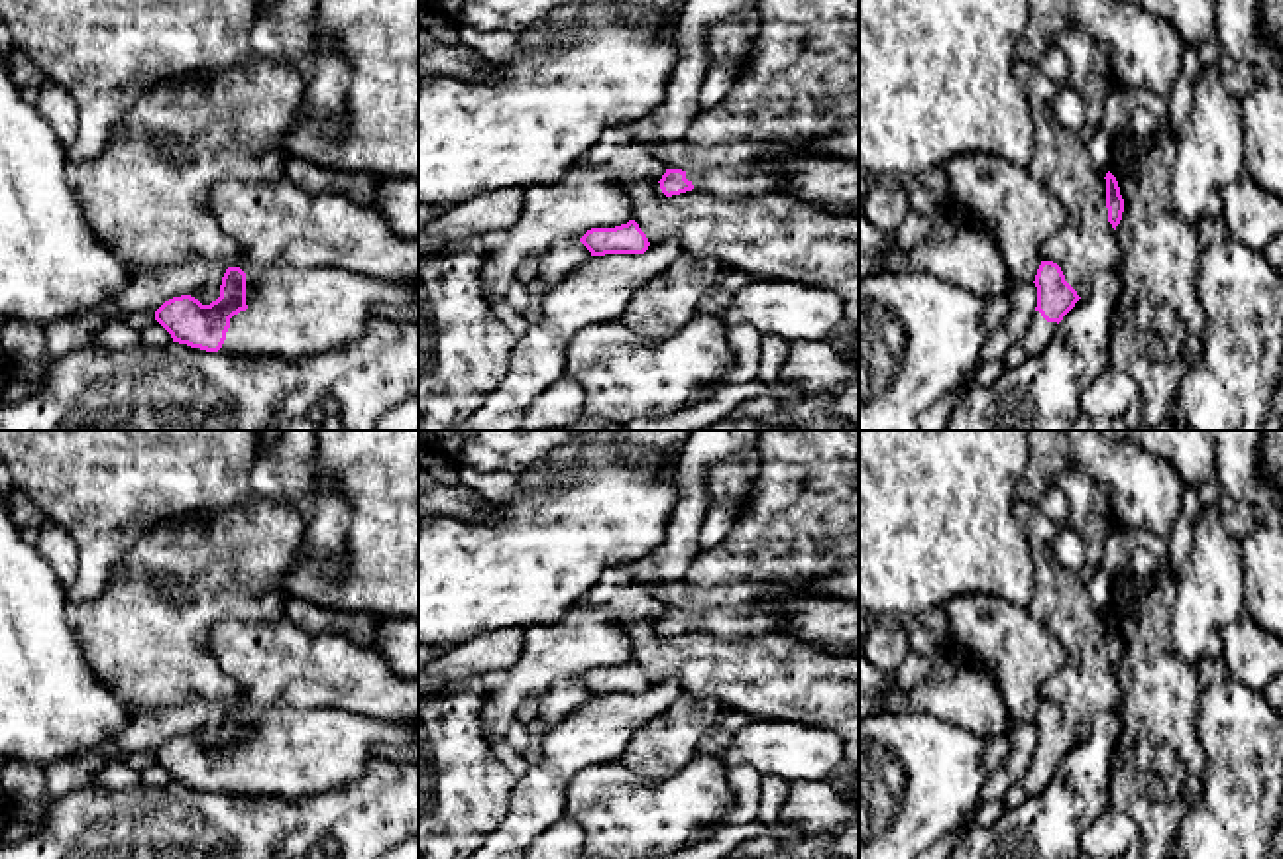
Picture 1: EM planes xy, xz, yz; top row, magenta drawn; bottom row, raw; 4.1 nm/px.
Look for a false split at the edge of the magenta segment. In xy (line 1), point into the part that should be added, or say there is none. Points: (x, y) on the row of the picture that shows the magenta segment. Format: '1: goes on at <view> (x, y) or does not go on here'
1: goes on at xy (289, 311)

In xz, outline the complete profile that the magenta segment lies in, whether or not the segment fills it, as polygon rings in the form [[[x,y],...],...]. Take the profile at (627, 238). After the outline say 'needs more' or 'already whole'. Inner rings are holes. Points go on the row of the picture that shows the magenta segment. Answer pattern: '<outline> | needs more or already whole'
[[[635,220],[615,228],[591,228],[580,242],[591,252],[591,256],[605,254],[644,254],[650,246],[646,234]]] | already whole

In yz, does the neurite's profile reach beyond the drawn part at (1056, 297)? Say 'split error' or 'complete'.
split error

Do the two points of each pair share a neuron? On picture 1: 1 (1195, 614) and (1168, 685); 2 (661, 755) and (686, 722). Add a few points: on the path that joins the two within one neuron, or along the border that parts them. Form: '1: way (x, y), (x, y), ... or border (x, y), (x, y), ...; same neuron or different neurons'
1: border (1171, 610), (1173, 651), (1195, 667); different neurons
2: way (663, 747), (680, 730); same neuron

